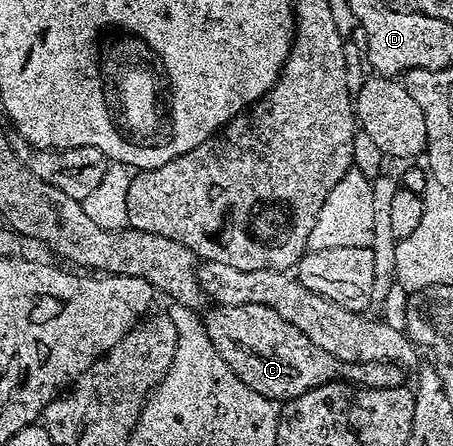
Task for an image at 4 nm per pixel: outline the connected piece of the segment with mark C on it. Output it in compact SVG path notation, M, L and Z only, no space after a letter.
M213 306L210 309L205 318L203 317L203 325L207 338L211 340L211 346L215 346L219 358L223 358L223 362L227 362L227 366L231 366L233 373L244 384L251 386L251 390L255 390L255 394L263 394L263 398L268 400L274 402L293 400L299 394L307 394L307 390L311 390L315 386L329 384L336 379L350 384L359 384L362 388L400 388L406 383L406 369L399 364L391 362L341 363L331 354L327 354L327 350L315 346L315 342L311 342L311 338L307 338L307 334L295 330L295 326L291 326L291 322L283 322L283 318L279 318L279 314L275 314L273 310L267 310L265 306L231 306L230 308Z

